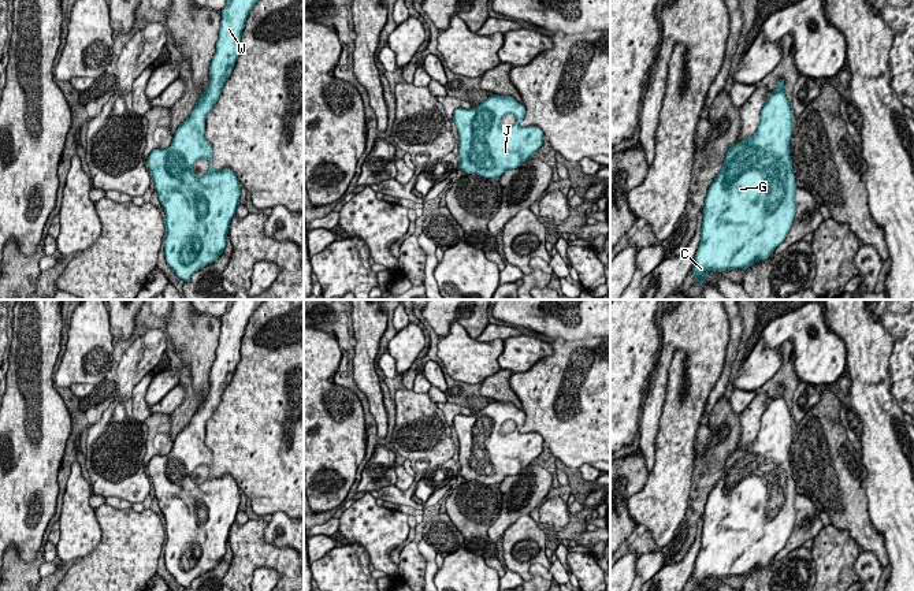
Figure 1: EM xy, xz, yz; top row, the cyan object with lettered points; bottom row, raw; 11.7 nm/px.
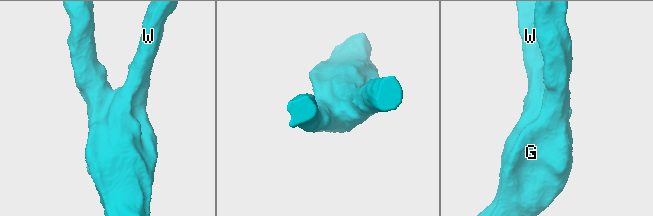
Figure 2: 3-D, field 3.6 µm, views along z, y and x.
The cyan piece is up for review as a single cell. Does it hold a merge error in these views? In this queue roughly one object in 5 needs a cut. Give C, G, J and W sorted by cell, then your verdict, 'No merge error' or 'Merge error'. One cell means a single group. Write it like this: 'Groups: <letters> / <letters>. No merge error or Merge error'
Groups: C G J W. No merge error

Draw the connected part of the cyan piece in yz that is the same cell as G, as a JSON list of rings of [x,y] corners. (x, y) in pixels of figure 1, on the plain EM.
[[[784,384],[777,387],[777,394],[761,417],[757,438],[728,456],[724,472],[706,499],[701,549],[691,575],[699,591],[710,577],[746,577],[768,565],[791,535],[798,495],[789,461],[794,417],[783,397]]]

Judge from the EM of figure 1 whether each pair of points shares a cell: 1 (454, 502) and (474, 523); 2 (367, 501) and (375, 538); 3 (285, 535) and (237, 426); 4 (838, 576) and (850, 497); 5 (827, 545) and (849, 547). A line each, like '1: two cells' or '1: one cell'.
1: one cell
2: one cell
3: two cells
4: two cells
5: one cell

